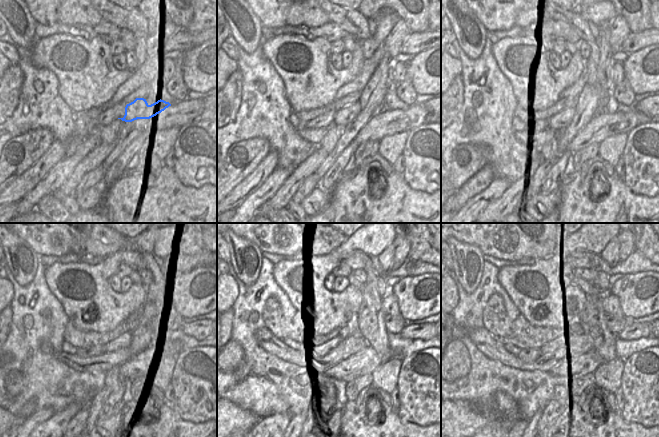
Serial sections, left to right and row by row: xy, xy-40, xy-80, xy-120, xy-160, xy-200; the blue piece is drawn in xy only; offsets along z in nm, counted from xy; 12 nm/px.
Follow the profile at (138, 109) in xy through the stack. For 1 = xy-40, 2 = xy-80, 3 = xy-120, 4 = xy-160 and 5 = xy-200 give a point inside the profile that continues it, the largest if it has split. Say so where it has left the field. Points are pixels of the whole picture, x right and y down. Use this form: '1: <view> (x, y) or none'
1: xy-40 (342, 117)
2: xy-80 (560, 121)
3: xy-120 (124, 340)
4: xy-160 (334, 342)
5: xy-200 (552, 345)

